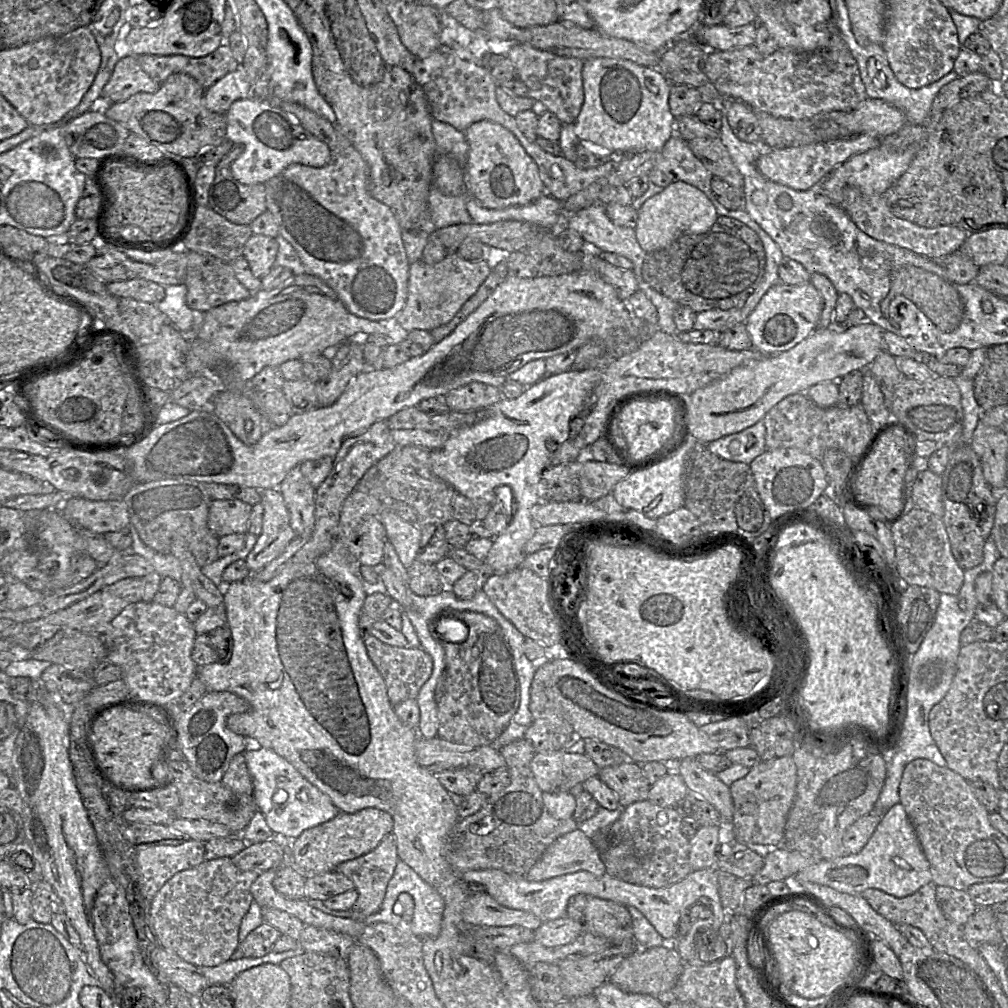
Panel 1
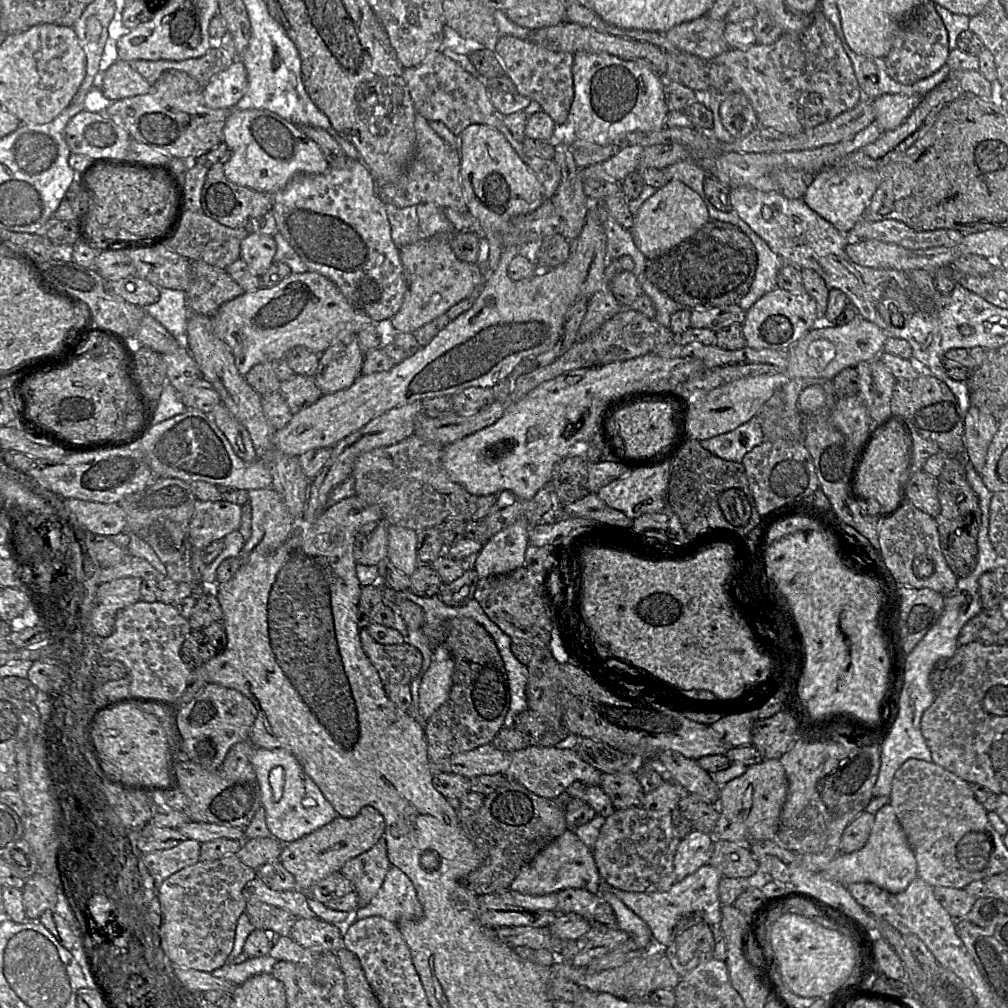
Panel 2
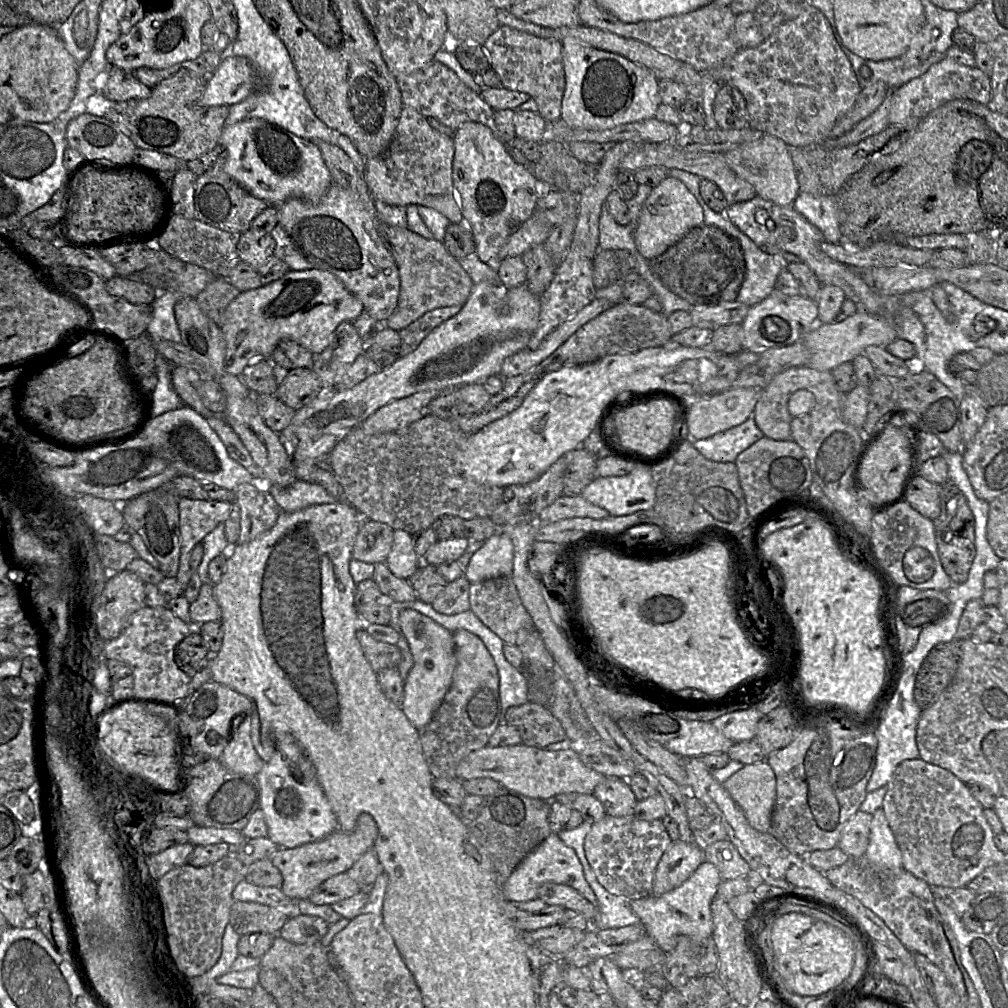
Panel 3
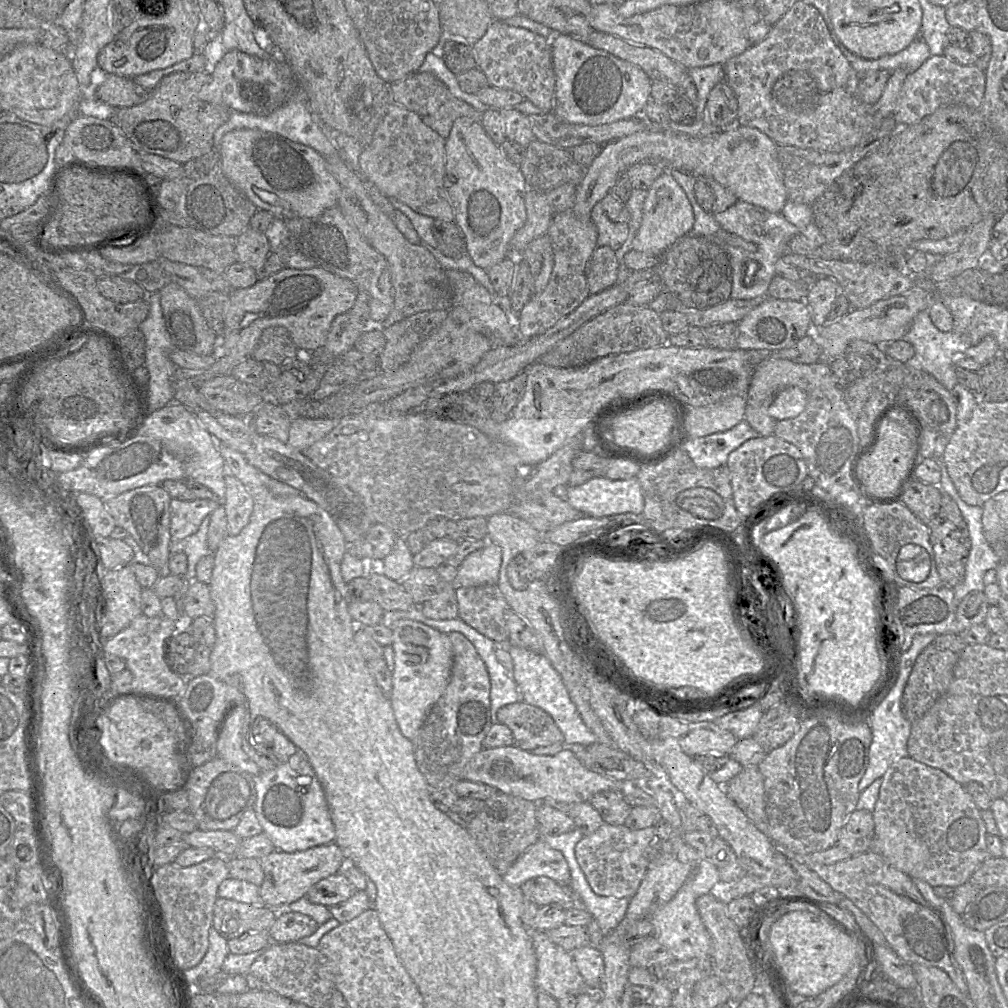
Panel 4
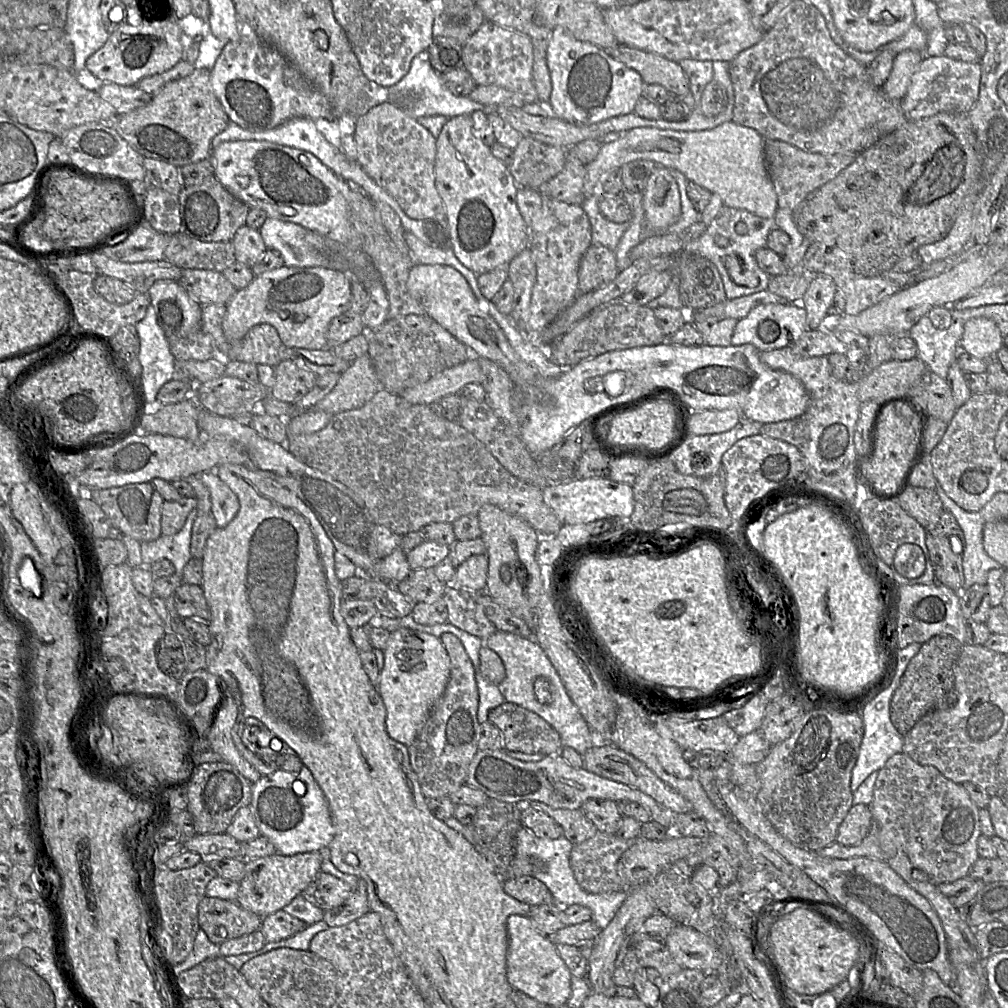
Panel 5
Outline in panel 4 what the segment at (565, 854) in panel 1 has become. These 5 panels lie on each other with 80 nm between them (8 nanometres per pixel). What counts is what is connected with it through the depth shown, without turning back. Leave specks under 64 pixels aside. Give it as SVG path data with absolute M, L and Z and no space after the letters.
M543 841L530 846L504 874L504 881L520 887L536 877L547 877L562 886L570 882L570 870L563 854Z

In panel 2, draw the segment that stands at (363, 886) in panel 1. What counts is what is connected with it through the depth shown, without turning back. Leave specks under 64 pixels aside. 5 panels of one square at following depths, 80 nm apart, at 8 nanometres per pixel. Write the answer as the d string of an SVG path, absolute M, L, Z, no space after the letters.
M384 837L368 851L343 865L340 873L353 884L358 895L358 908L366 906L375 897L390 867Z

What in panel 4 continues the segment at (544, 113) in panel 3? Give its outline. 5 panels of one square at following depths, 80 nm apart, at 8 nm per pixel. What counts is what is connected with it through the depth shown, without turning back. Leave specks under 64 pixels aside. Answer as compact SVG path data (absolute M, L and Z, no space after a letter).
M494 20L482 38L472 44L476 68L487 77L489 86L512 90L531 101L544 113L554 111L556 77L552 62L550 38L540 36L525 28L510 26L504 21Z

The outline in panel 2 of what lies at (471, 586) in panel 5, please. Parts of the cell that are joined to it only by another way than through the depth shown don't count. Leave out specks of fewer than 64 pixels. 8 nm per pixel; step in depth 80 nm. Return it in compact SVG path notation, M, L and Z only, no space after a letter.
M517 520L483 543L474 565L479 578L509 574L524 566L530 528L525 520Z

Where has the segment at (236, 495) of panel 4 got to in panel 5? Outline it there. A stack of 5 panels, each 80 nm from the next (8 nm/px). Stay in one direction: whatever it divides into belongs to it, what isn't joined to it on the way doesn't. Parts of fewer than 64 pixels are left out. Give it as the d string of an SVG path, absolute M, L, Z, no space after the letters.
M215 471L202 472L200 480L210 492L211 510L217 527L225 527L238 513L238 497L219 479Z

